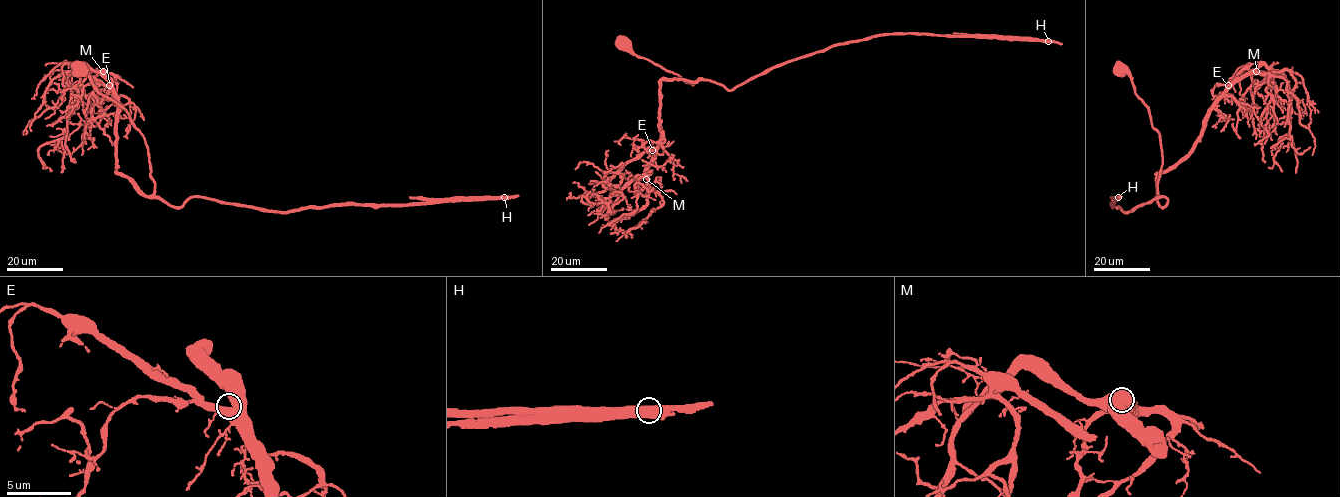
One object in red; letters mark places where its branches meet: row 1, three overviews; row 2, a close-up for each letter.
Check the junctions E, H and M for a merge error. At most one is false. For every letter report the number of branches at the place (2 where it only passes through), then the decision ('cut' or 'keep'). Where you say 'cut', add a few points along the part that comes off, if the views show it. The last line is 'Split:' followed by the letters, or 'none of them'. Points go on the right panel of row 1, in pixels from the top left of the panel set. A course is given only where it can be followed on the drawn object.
E: 2 branches meet; keep
H: 2 branches meet; cut
M: 3 branches meet; keep
Split: H

